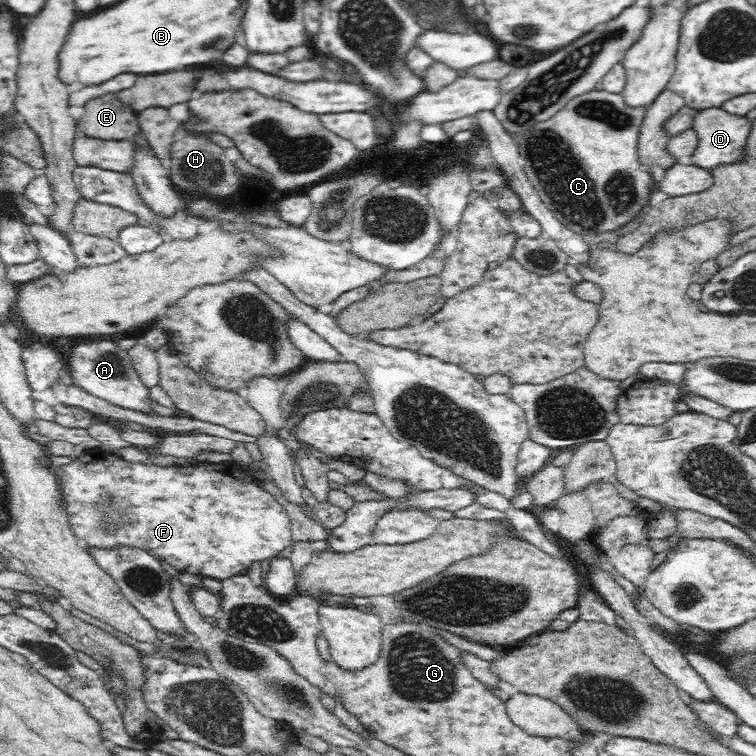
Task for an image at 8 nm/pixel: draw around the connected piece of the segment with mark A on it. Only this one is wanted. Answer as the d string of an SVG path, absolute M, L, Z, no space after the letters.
M100 340L100 342L88 342L88 344L74 346L69 354L65 370L71 375L76 385L98 398L122 408L139 410L148 414L153 412L148 405L149 388L134 370L128 351L120 349L113 342Z

